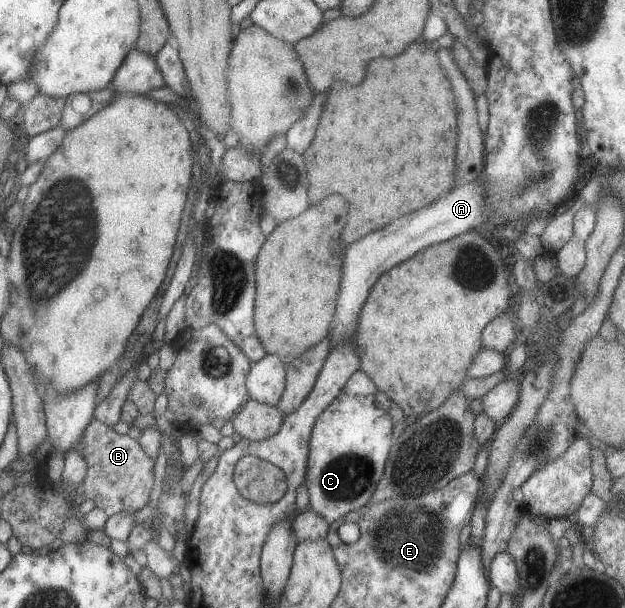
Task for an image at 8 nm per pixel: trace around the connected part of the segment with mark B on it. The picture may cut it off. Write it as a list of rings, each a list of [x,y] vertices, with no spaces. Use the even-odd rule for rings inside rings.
[[[93,417],[85,427],[81,444],[87,467],[81,481],[82,491],[85,498],[92,499],[96,508],[110,517],[118,512],[132,514],[148,503],[148,493],[153,484],[154,460],[144,453],[137,440],[127,434],[116,433],[112,426],[104,425]]]

